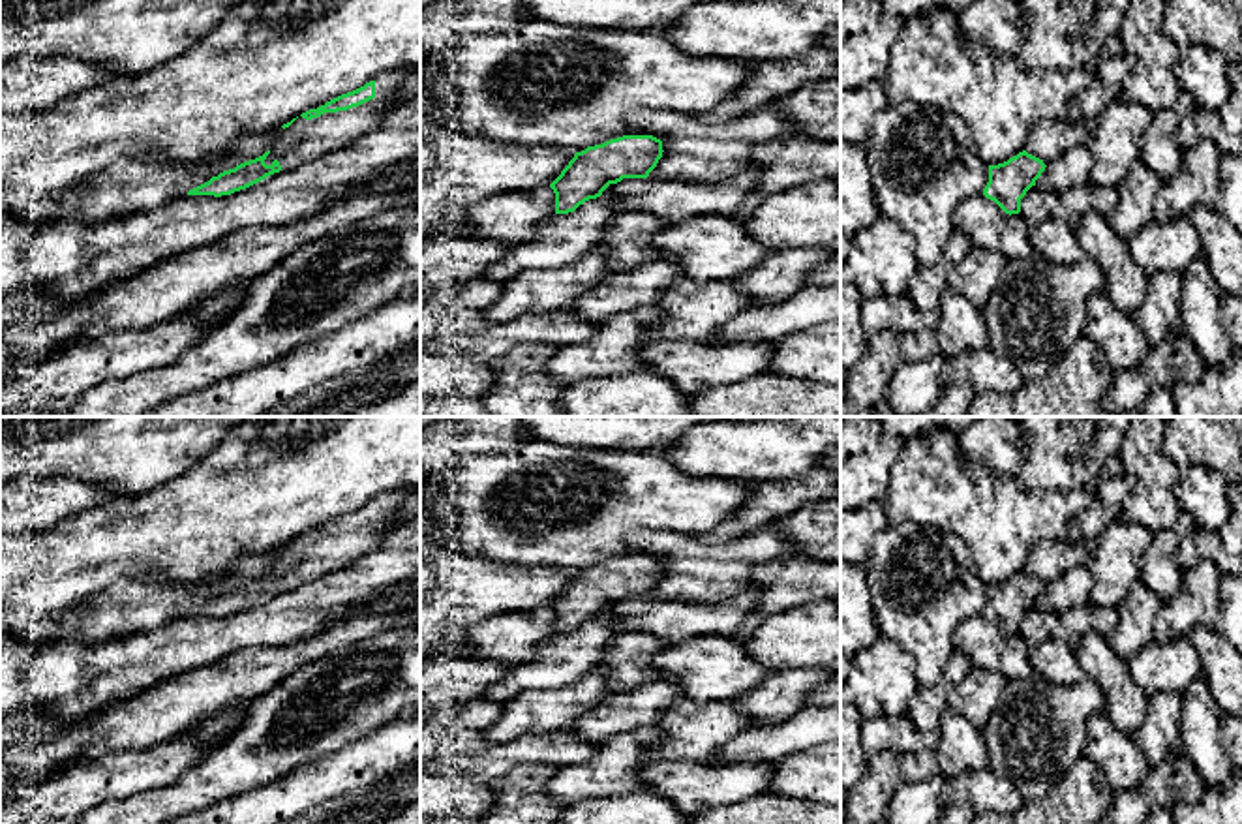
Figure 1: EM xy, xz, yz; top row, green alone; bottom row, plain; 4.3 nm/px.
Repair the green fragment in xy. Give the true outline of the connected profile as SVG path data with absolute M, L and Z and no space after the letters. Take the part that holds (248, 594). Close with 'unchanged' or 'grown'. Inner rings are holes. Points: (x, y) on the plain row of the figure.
M392 490L353 512L302 533L281 546L283 552L268 572L212 597L189 610L188 616L231 616L360 557L403 520L398 516L400 507L418 492Z; grown

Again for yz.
M1026 571L1004 584L989 586L989 603L983 616L994 621L1006 634L1019 634L1021 619L1036 606L1045 587L1043 580Z; unchanged

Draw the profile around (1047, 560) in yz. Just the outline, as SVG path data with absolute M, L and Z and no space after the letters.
M1083 539L1041 541L1028 552L1026 572L1045 586L1092 561L1096 542Z

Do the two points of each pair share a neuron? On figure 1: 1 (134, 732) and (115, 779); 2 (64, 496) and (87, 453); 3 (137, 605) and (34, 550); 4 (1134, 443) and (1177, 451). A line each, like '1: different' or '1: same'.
1: different
2: different
3: different
4: different

